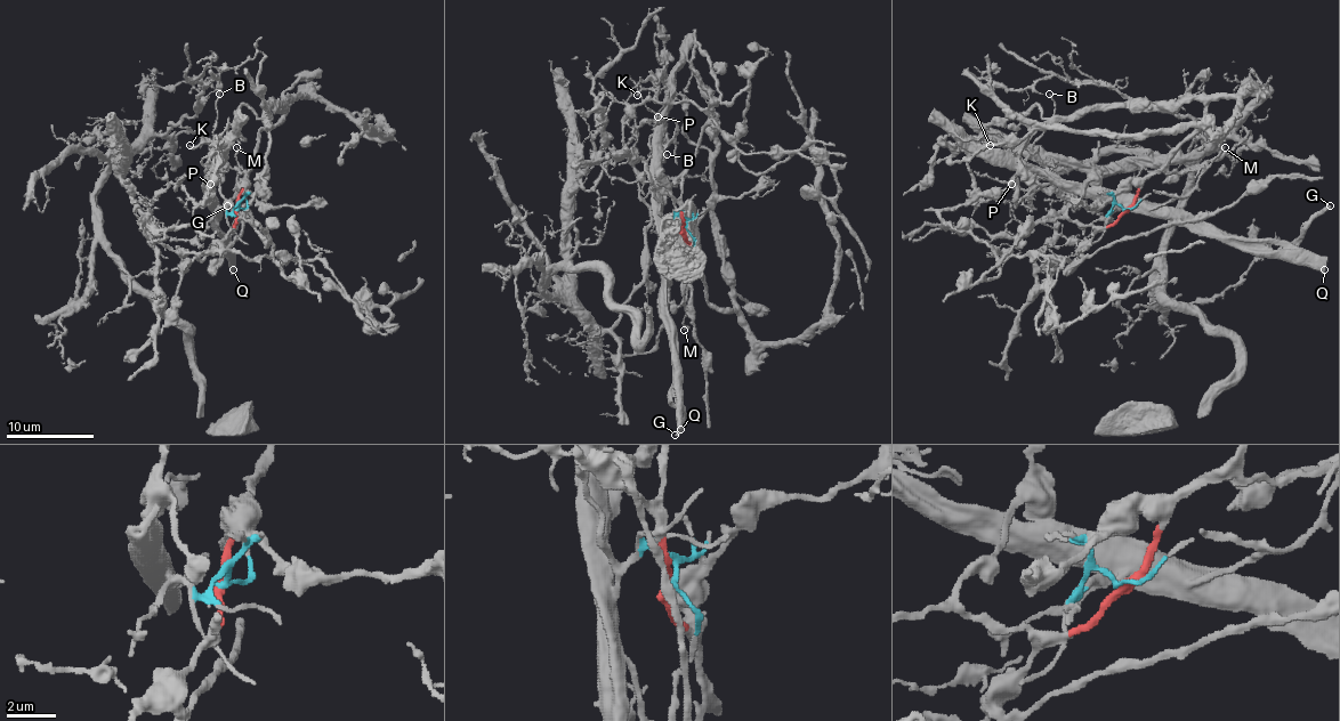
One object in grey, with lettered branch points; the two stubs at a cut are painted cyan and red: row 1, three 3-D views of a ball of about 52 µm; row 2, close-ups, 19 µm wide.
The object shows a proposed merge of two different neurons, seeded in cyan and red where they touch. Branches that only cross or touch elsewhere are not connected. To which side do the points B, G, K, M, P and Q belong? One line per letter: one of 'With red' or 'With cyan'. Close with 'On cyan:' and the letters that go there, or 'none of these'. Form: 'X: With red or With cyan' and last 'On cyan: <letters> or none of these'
B: With cyan
G: With cyan
K: With cyan
M: With cyan
P: With red
Q: With cyan
On cyan: B, G, K, M, Q

